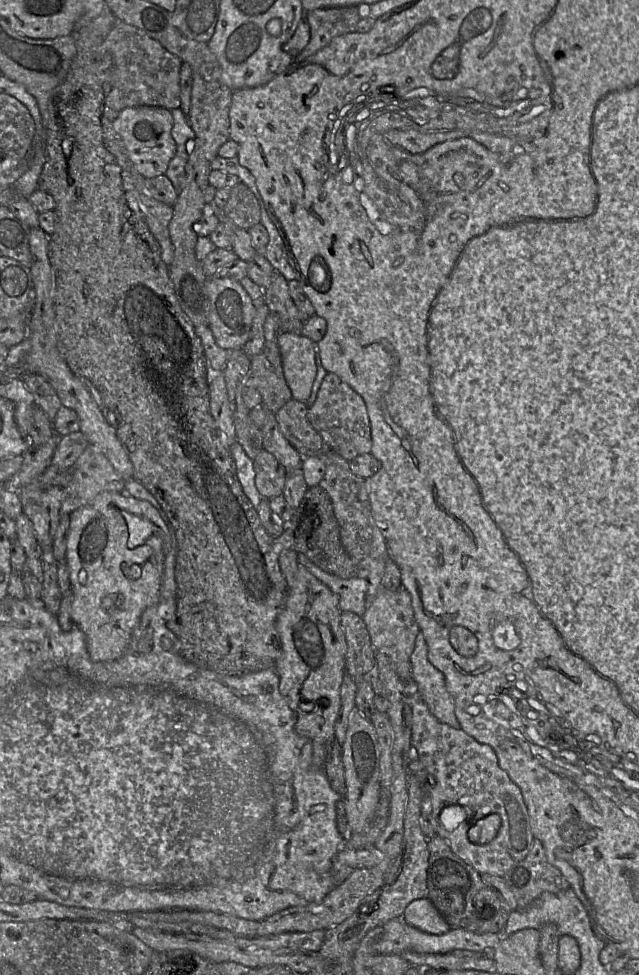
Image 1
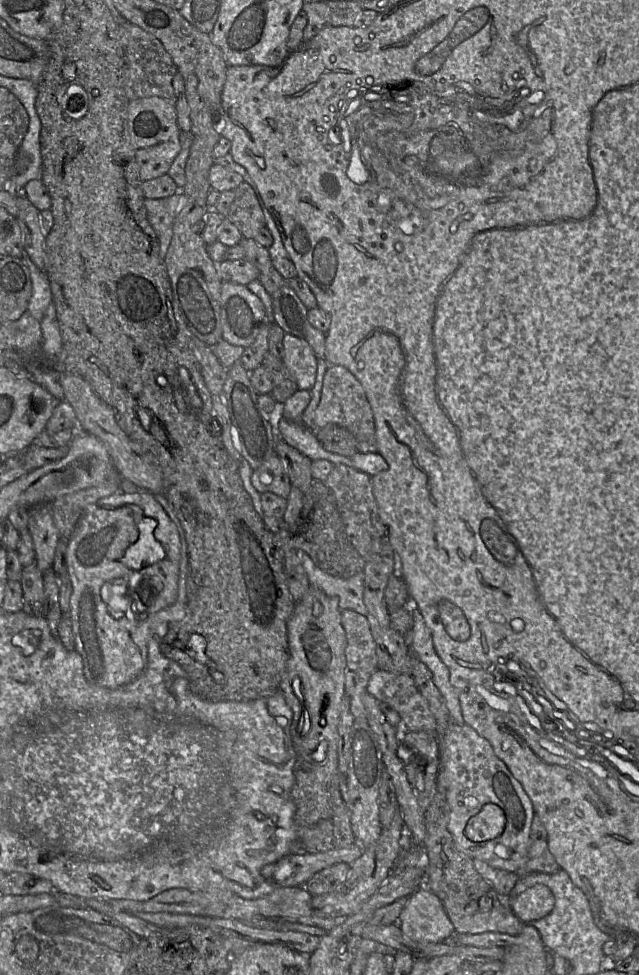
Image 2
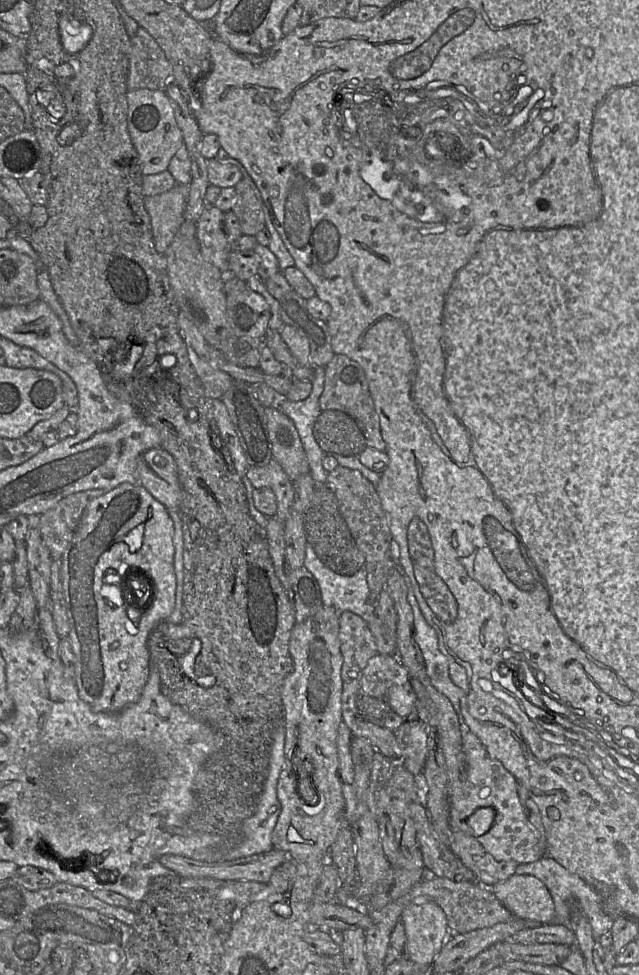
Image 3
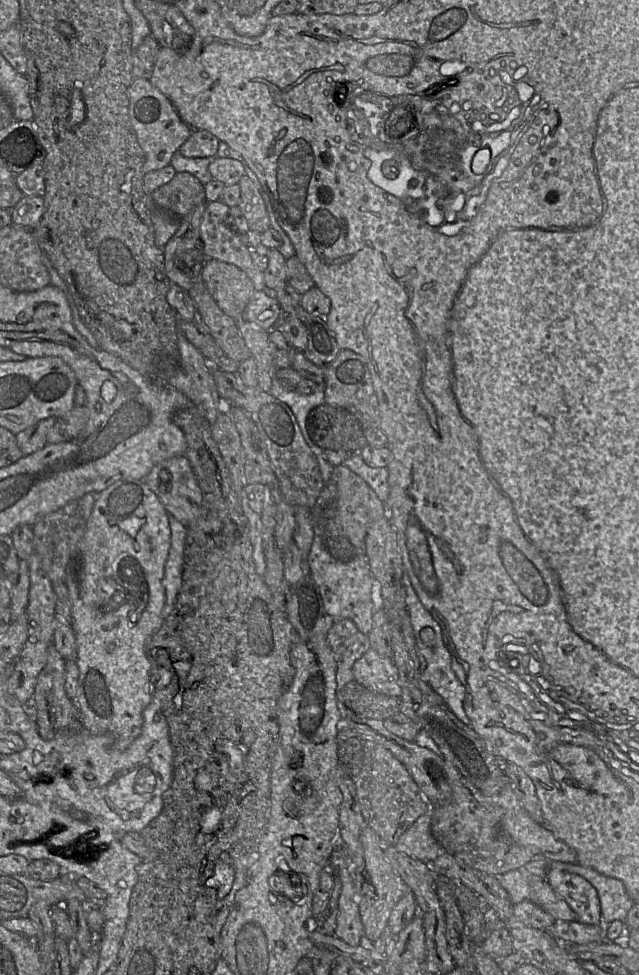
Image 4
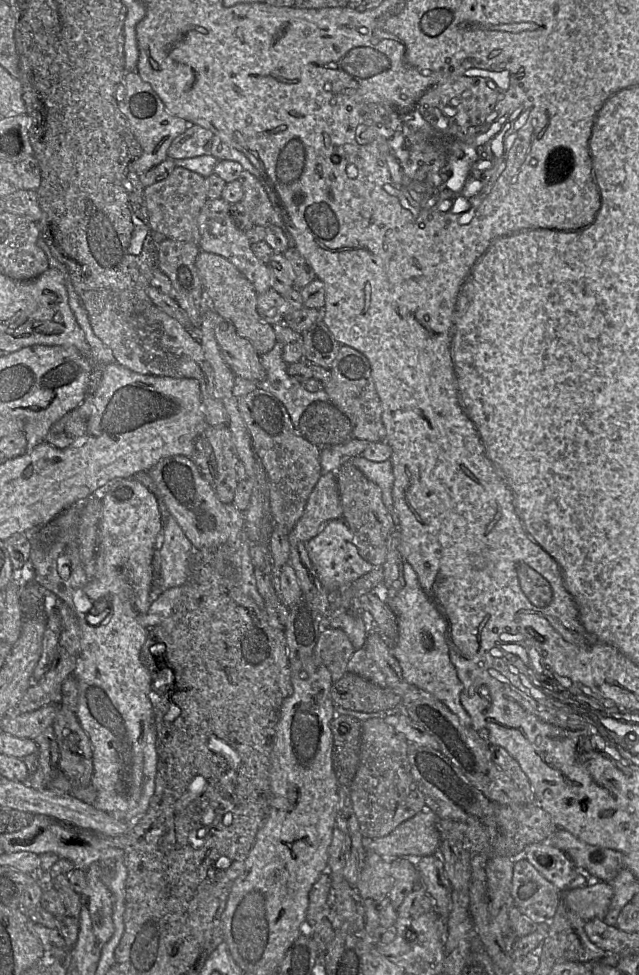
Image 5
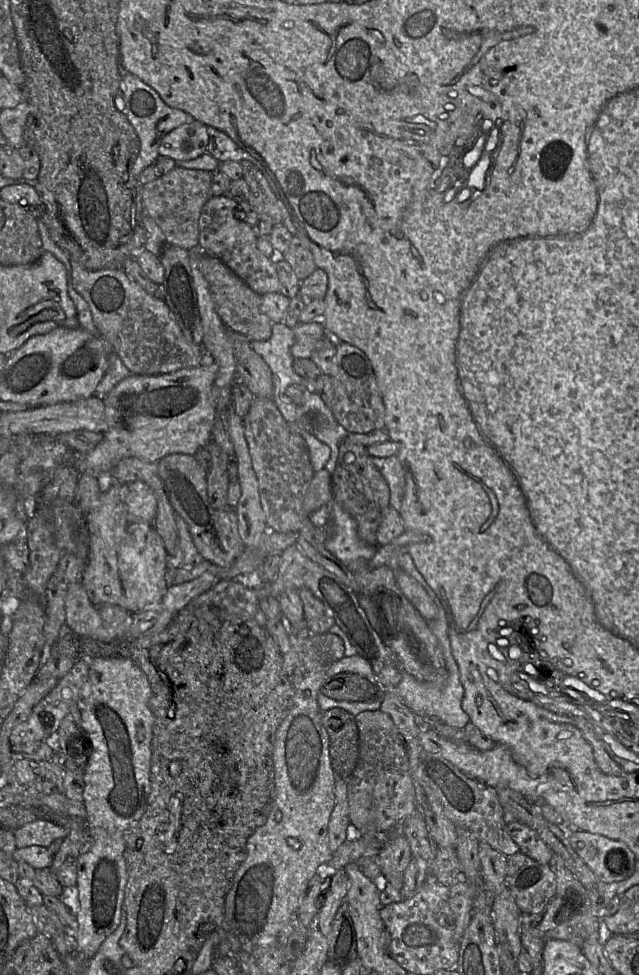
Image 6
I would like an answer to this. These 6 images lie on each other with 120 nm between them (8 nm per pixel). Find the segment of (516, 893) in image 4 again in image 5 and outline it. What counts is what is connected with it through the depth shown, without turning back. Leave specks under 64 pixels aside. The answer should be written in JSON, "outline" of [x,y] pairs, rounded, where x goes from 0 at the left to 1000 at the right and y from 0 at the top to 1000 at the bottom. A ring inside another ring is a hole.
{"outline":[[[936,904],[886,914],[881,922],[887,930],[915,945],[937,942],[945,946],[959,918],[961,913],[951,905]]]}

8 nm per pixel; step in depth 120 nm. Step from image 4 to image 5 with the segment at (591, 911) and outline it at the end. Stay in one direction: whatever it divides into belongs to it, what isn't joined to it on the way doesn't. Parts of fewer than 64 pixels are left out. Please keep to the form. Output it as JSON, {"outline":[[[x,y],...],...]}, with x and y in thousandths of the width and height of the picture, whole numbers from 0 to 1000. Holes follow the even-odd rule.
{"outline":[[[859,859],[826,867],[817,879],[879,916],[915,910],[922,906],[922,895],[914,891],[905,891],[881,873],[859,865]]]}

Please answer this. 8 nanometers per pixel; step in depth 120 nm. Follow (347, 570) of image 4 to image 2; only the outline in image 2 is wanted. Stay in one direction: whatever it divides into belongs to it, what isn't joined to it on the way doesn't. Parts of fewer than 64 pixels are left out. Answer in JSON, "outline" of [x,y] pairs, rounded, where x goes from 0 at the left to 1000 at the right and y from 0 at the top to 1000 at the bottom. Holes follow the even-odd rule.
{"outline":[[[466,564],[465,569],[471,573],[487,601],[504,605],[515,612],[527,612],[534,627],[552,626],[574,633],[576,625],[568,615],[570,585],[546,594],[527,593],[495,581],[479,566]]]}

